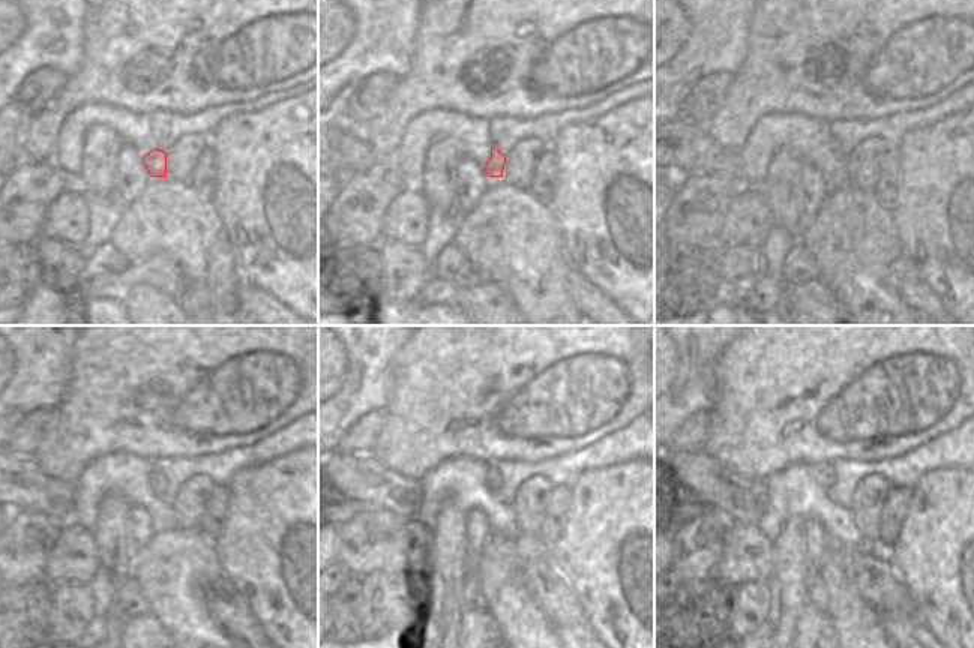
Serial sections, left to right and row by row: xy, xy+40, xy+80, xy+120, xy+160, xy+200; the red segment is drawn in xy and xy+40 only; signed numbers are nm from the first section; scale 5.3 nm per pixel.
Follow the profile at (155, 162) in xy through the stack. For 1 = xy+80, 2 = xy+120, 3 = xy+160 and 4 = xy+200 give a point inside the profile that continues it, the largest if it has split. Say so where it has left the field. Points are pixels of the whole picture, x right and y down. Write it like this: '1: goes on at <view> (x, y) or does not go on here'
1: goes on at xy+80 (833, 146)
2: goes on at xy+120 (156, 479)
3: goes on at xy+160 (493, 477)
4: goes on at xy+200 (826, 474)

